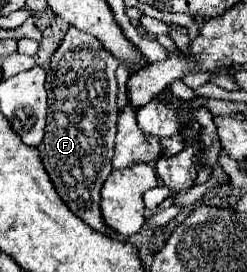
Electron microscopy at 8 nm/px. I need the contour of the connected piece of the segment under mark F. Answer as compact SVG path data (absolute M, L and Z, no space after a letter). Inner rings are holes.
M68 27L60 47L52 55L46 89L48 89L48 123L44 135L44 169L50 175L58 195L70 207L70 211L82 219L88 227L98 233L120 237L116 231L104 223L100 211L100 189L106 177L112 171L112 153L114 153L114 135L116 135L116 121L118 121L118 83L116 83L116 69L120 61L92 35Z

